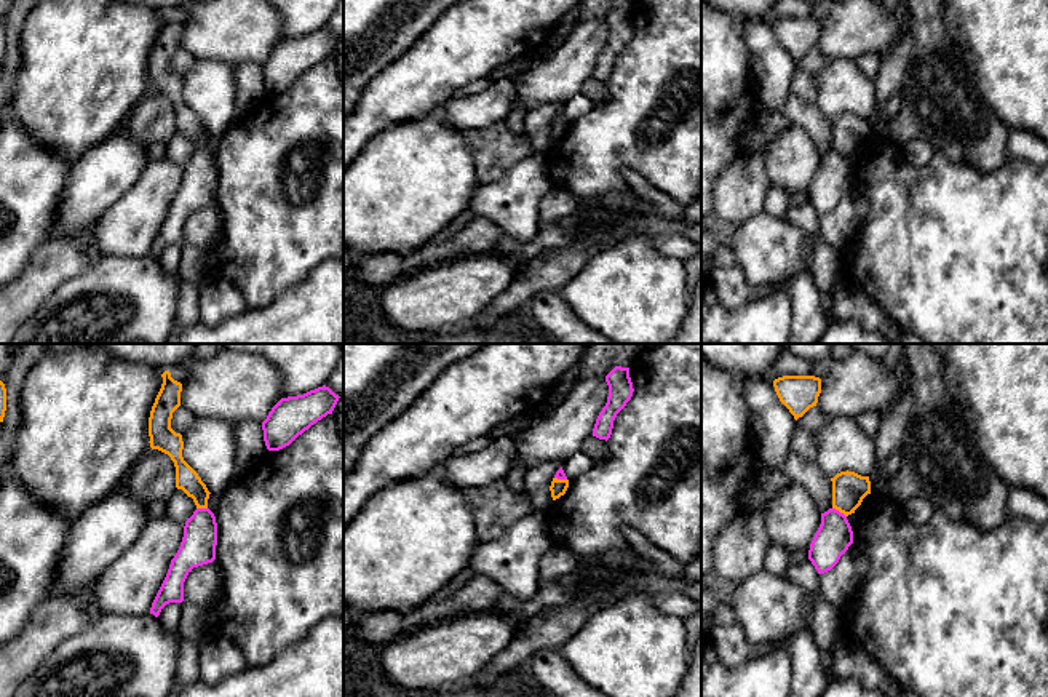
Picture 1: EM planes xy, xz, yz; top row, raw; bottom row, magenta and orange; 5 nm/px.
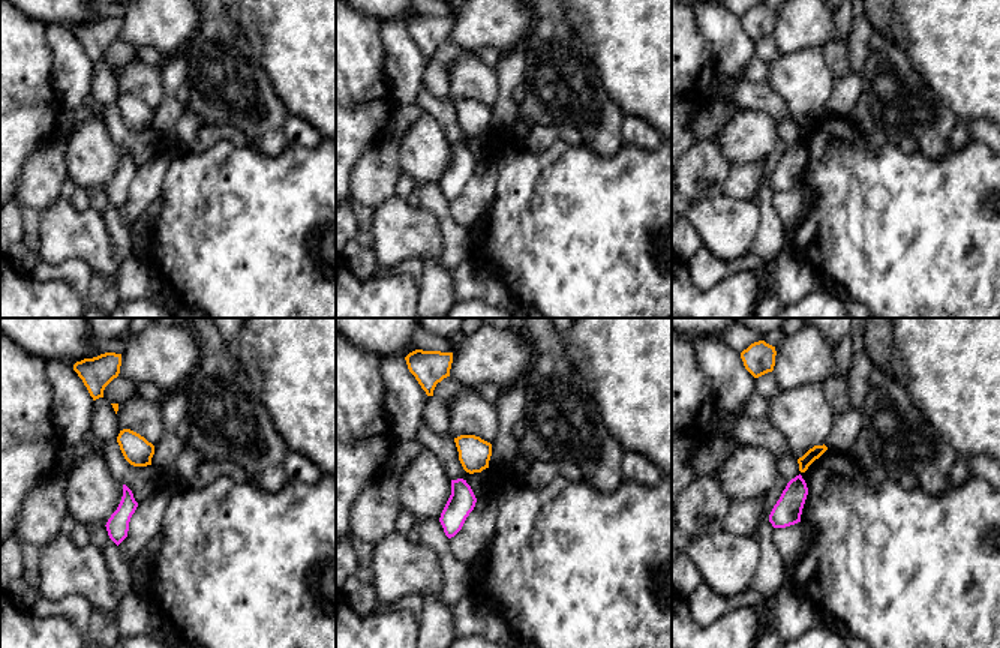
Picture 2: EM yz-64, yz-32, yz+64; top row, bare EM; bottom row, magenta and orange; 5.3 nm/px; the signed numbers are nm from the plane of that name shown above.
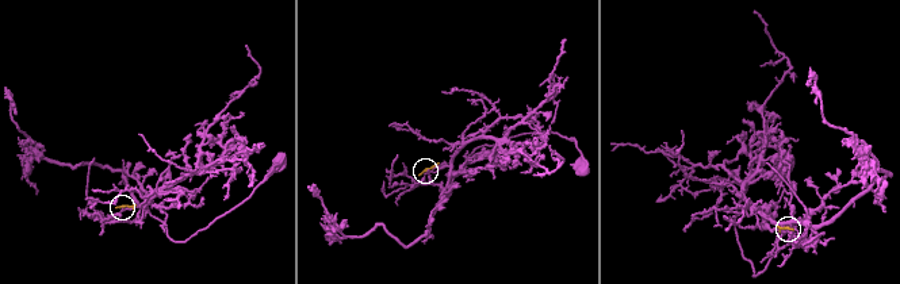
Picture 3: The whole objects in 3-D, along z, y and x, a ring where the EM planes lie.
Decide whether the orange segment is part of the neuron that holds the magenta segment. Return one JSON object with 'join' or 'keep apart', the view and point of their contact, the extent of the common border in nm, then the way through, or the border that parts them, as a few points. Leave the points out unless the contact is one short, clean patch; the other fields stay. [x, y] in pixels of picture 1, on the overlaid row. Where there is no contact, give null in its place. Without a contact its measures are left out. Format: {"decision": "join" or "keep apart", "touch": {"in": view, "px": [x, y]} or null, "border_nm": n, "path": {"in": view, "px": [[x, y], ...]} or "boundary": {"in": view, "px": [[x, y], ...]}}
{"decision": "keep apart", "touch": {"in": "yz", "px": [837, 510]}, "border_nm": 90, "boundary": {"in": "yz", "px": [[833, 507], [845, 517]]}}

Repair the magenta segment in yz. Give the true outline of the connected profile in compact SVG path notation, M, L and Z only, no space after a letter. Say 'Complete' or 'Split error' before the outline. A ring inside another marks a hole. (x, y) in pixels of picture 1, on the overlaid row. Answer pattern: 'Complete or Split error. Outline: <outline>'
Complete. Outline: M829 508L821 513L821 524L810 544L808 560L818 574L824 574L839 563L852 544L853 531L847 516L836 508Z

